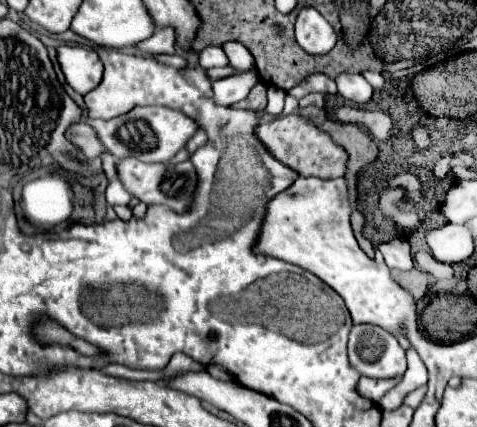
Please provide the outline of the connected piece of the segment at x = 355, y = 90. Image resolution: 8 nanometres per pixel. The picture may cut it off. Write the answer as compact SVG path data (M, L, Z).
M340 74L336 84L338 92L356 104L366 104L372 98L372 86L364 80L362 74Z

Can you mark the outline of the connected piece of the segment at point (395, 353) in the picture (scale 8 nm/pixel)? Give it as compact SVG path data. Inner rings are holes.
M372 324L352 328L348 356L352 368L374 380L390 380L406 372L404 348L390 332Z

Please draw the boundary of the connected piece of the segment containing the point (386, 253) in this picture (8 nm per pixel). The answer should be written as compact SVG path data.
M392 238L392 240L384 242L384 244L380 244L378 250L386 258L386 266L388 268L396 268L396 270L410 270L410 268L414 268L410 244L404 238Z

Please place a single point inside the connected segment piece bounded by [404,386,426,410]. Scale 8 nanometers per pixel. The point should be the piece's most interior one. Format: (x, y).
(413, 399)

